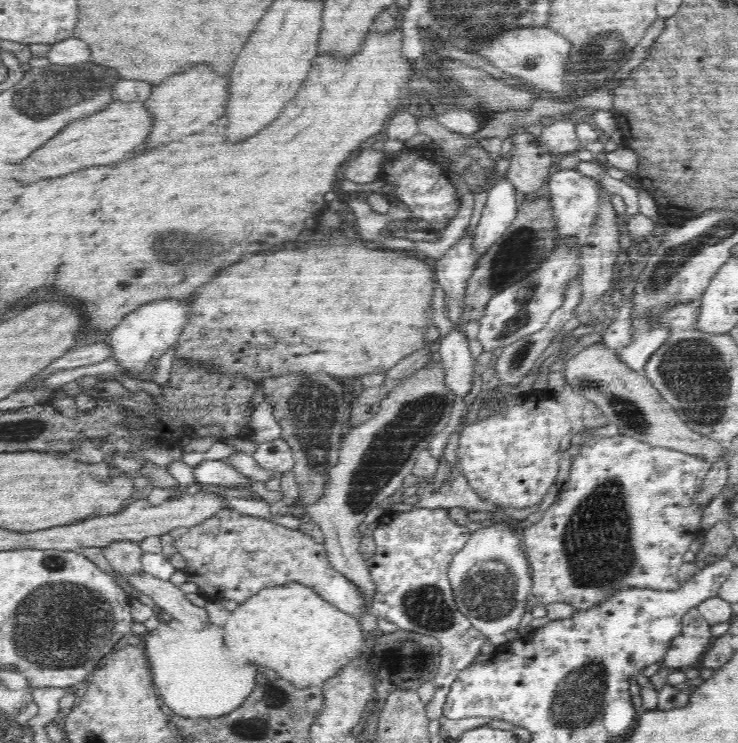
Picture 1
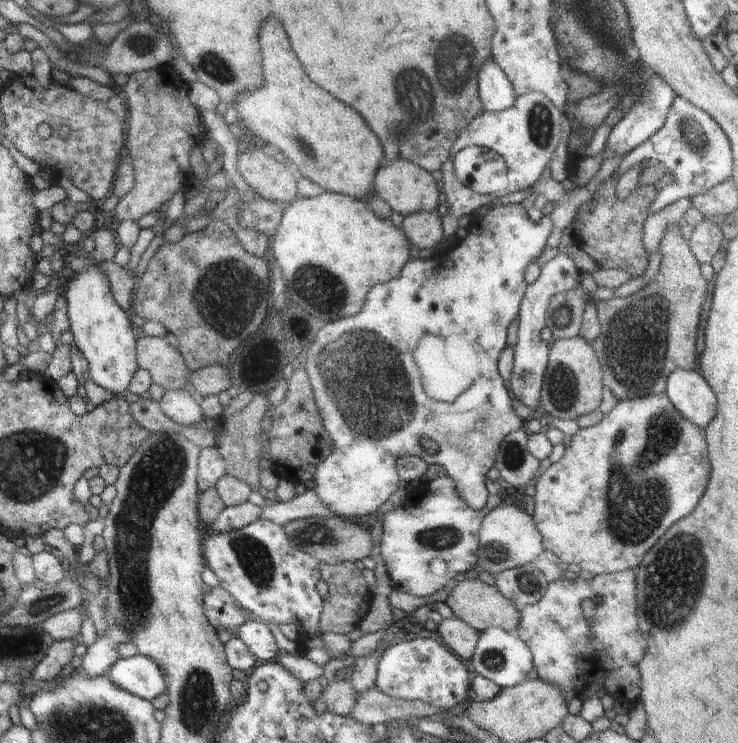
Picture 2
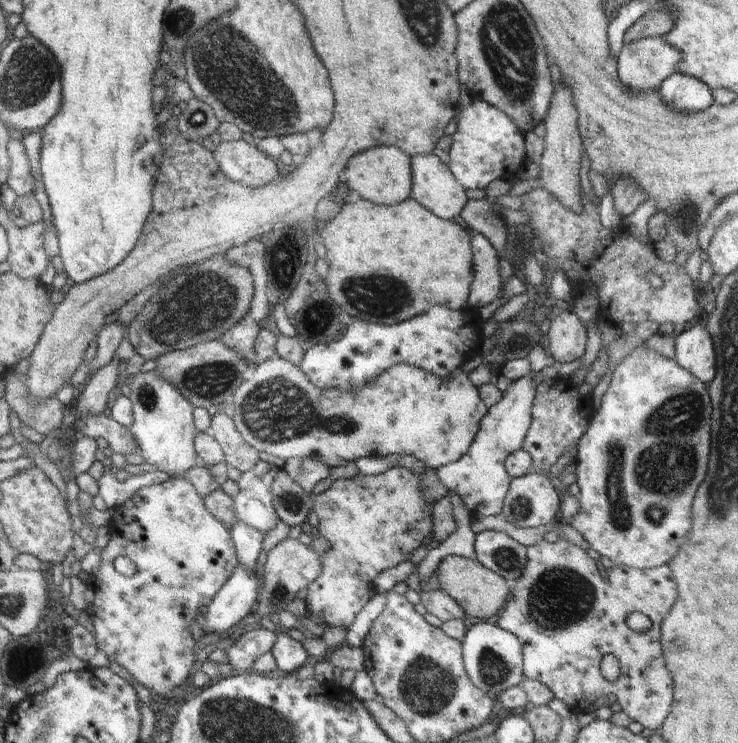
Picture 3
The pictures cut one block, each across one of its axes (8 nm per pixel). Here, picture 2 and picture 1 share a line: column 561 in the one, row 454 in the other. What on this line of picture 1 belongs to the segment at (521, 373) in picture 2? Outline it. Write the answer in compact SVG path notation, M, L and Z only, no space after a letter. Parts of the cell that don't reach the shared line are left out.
M282 438L259 444L252 455L260 467L274 469L281 473L293 470L295 463L290 445Z

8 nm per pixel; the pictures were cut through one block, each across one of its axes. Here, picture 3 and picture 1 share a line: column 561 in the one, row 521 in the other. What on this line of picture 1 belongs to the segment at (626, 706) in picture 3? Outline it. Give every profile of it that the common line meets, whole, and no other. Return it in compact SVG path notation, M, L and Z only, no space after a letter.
M623 435L607 438L594 438L588 440L588 444L580 447L576 460L572 462L568 481L566 481L555 498L552 505L544 512L540 521L525 525L522 530L522 547L529 562L532 577L531 593L536 596L538 602L544 606L555 602L572 604L578 611L588 610L596 606L620 588L652 588L657 591L673 591L680 588L678 582L678 570L684 564L684 553L688 552L689 541L698 534L704 533L700 528L700 518L704 506L700 508L693 503L693 498L702 486L704 477L710 470L711 463L703 458L686 454L671 448L653 447L650 444L640 442Z

